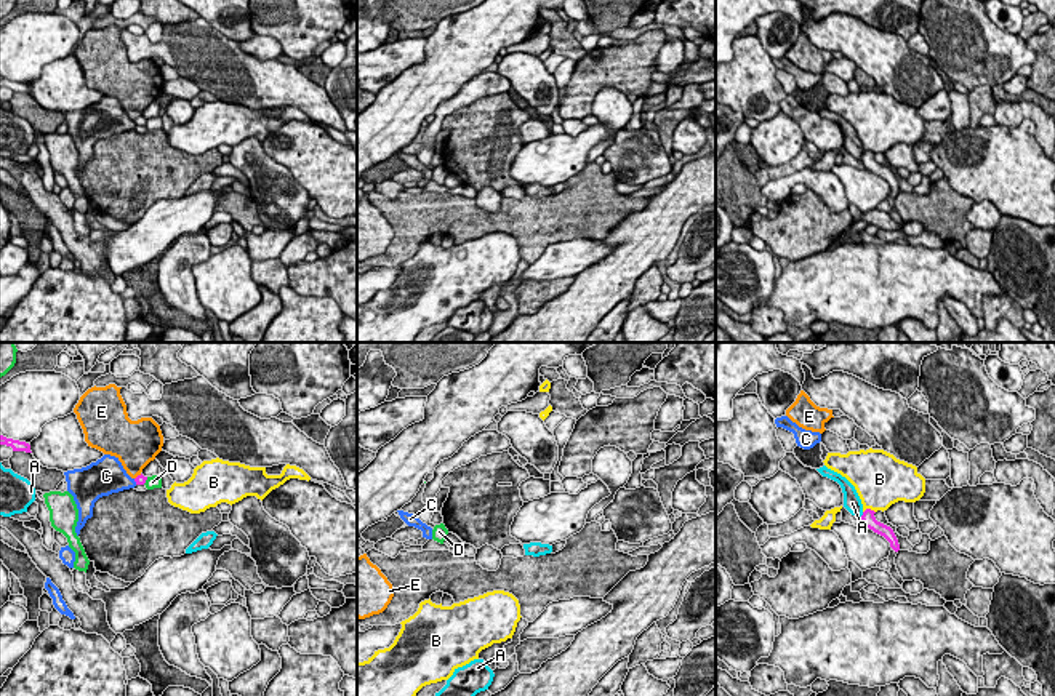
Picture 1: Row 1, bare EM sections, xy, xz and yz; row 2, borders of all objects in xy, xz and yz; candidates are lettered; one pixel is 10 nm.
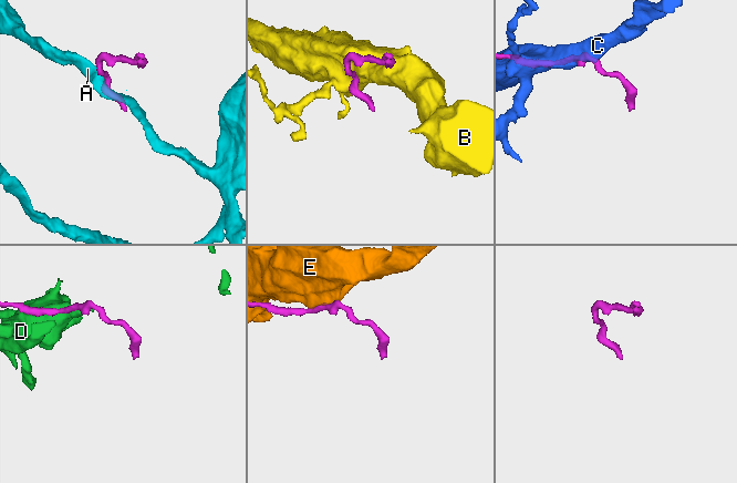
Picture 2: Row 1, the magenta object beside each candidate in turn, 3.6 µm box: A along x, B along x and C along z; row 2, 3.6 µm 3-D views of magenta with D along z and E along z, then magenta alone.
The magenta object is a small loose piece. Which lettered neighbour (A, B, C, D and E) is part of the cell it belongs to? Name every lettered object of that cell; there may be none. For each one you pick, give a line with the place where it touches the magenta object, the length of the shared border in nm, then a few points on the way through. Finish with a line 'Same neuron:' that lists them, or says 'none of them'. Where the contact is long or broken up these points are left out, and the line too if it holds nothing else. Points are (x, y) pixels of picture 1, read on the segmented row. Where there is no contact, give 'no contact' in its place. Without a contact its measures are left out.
Same neuron: none of them

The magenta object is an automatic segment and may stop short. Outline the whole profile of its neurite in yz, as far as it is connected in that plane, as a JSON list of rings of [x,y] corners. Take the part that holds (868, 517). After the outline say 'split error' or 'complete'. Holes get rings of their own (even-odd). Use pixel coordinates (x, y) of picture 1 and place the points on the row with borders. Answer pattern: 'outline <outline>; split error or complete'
outline [[[866,509],[863,512],[863,515],[861,515],[861,520],[863,520],[866,528],[869,528],[874,533],[884,536],[890,542],[892,550],[890,550],[890,555],[887,558],[889,558],[892,568],[890,568],[889,573],[903,587],[905,581],[900,576],[900,573],[897,570],[897,565],[895,565],[895,557],[897,557],[898,550],[900,550],[898,539],[897,539],[897,536],[895,536],[895,533],[893,533],[893,530],[890,526],[887,526],[887,525],[876,520],[874,514],[876,514],[874,510]]]; split error

